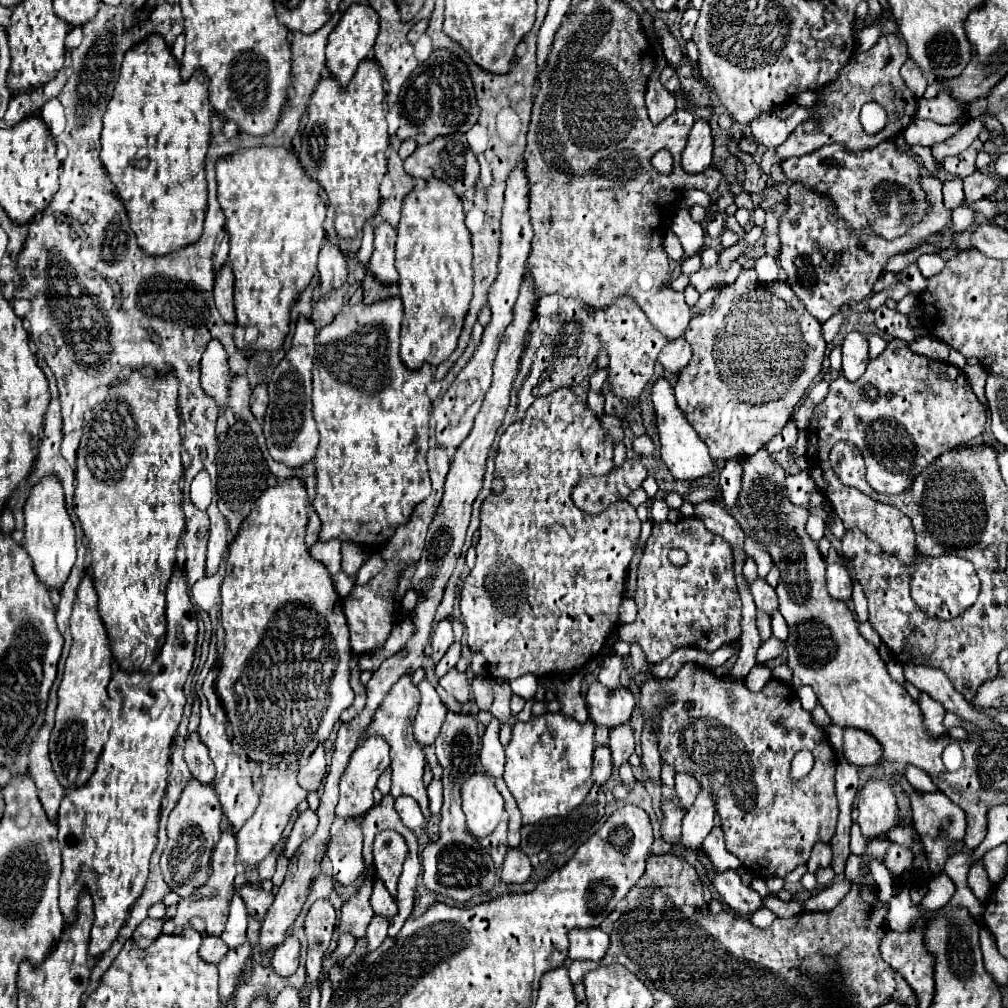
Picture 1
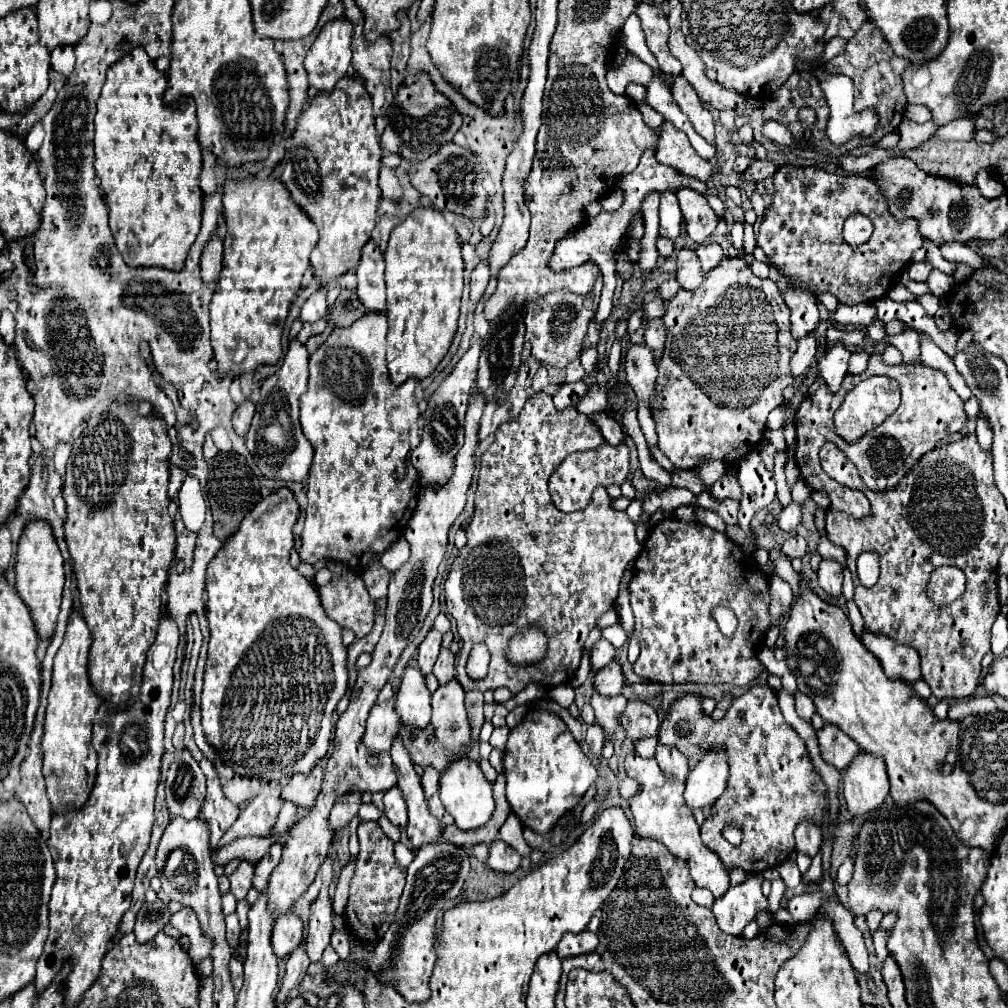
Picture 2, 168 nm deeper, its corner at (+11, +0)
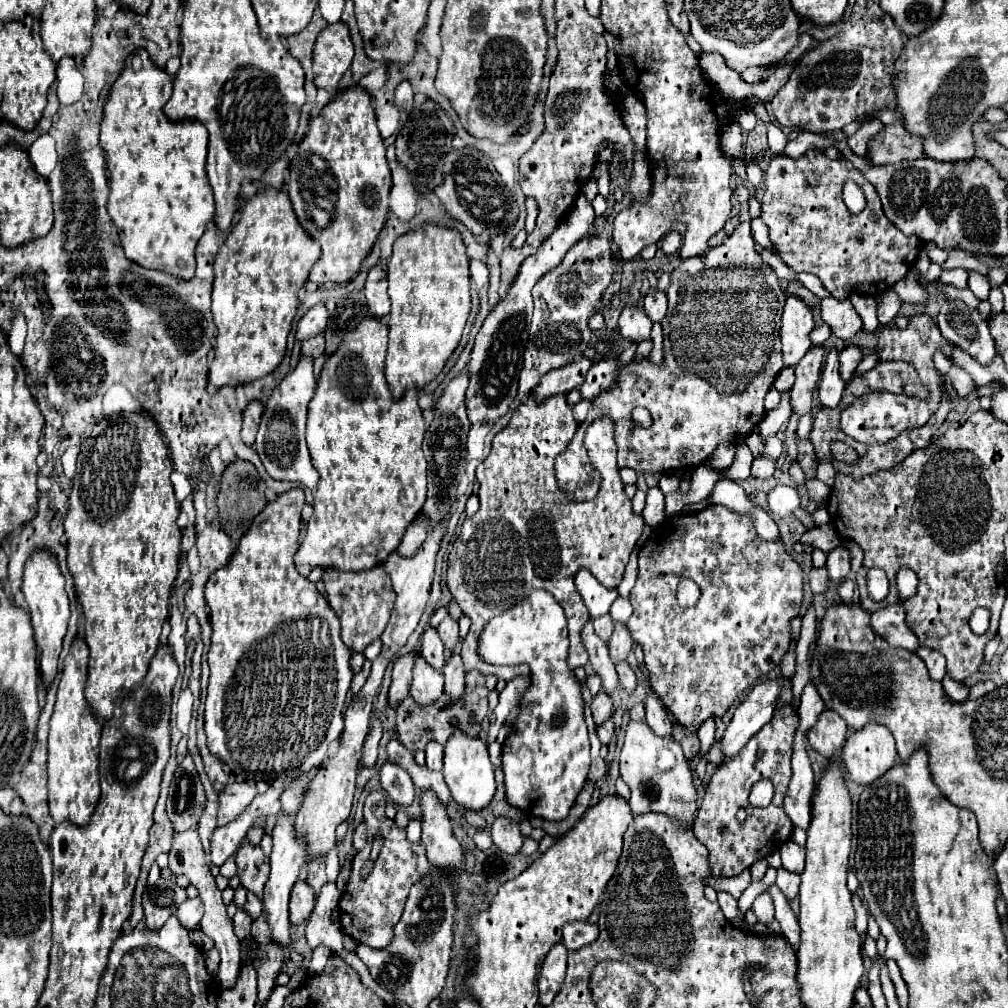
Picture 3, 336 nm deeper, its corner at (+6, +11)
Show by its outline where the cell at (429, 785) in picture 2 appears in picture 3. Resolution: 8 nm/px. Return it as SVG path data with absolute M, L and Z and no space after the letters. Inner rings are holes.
M430 741L426 745L426 767L432 771L442 771L442 757L444 757L444 747L436 741Z

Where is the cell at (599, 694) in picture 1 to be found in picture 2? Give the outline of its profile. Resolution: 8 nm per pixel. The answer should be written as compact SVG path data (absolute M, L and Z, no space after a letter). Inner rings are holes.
M615 660L611 664L607 664L607 668L603 668L601 672L595 674L593 688L601 696L607 696L607 698L621 694L621 688L623 688L623 672L621 672L621 666Z

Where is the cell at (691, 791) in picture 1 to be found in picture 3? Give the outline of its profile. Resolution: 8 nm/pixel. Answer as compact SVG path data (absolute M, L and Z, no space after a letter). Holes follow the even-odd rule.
M648 693L644 699L644 711L646 711L646 723L656 735L672 735L674 723L664 709L662 701L656 697L656 693Z

